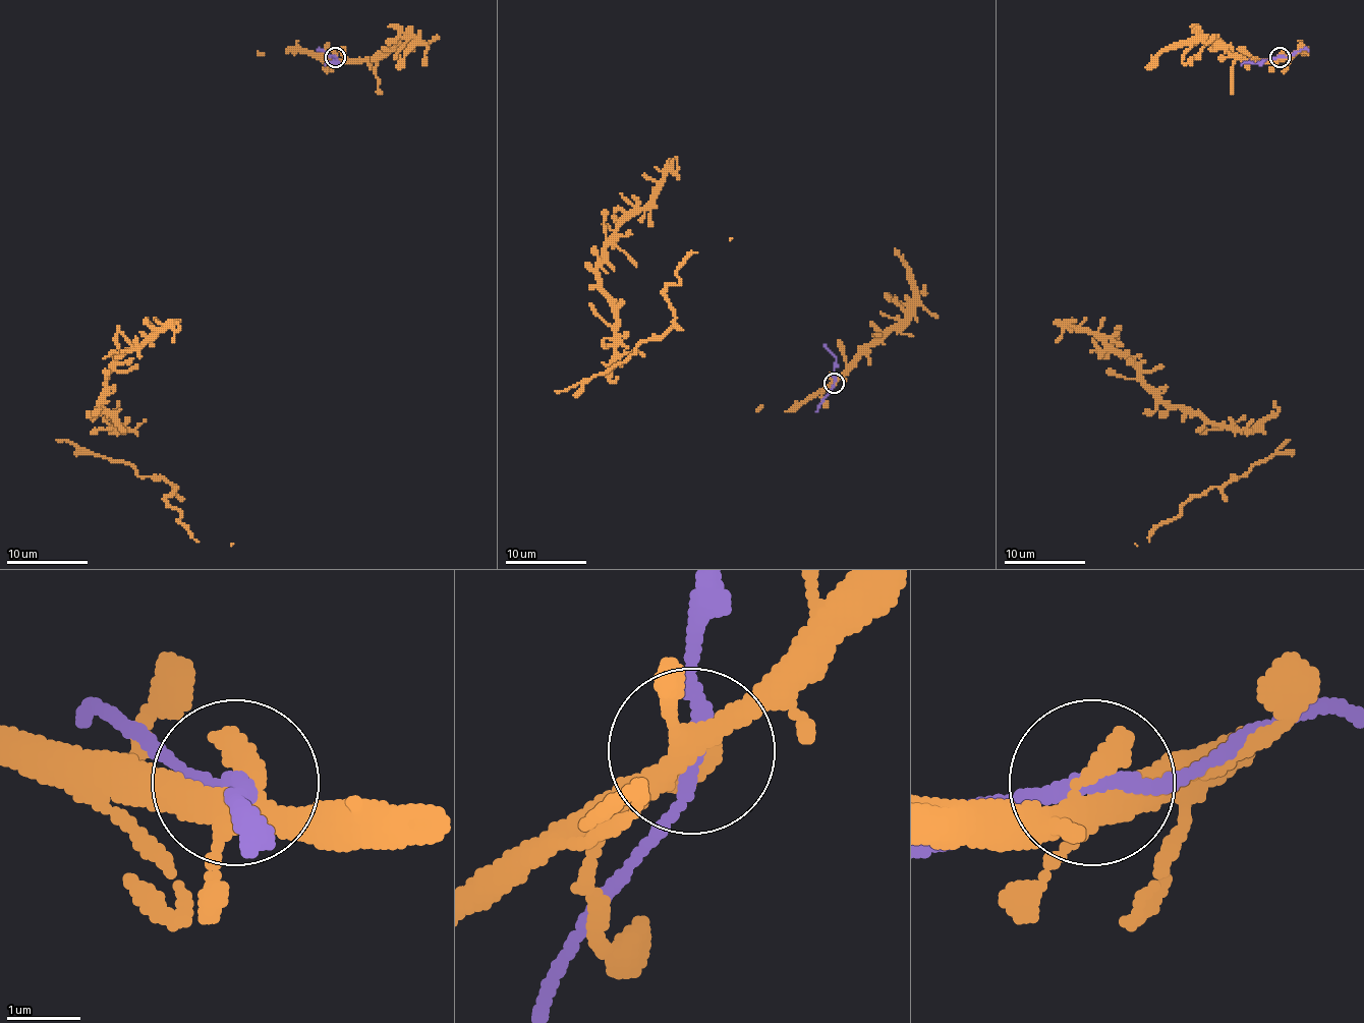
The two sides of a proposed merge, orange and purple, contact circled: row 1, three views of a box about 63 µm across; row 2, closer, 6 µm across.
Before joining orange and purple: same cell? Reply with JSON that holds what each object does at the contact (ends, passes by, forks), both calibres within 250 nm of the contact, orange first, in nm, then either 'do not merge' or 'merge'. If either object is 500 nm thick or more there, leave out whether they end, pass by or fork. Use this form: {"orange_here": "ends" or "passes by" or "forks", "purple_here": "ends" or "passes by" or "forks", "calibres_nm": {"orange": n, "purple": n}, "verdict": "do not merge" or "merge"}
{"orange_here": "forks", "purple_here": "passes by", "calibres_nm": {"orange": 320, "purple": 200}, "verdict": "merge"}

